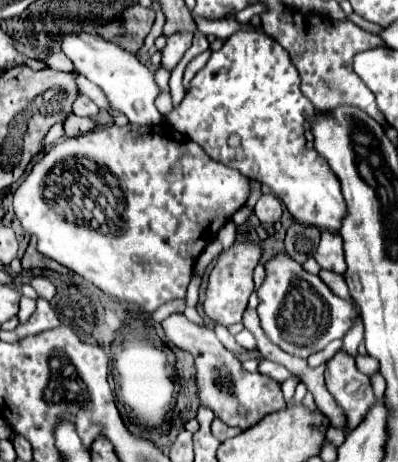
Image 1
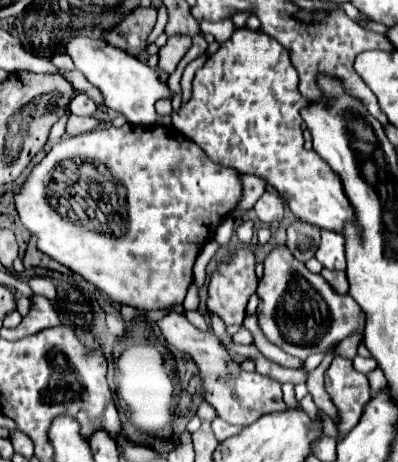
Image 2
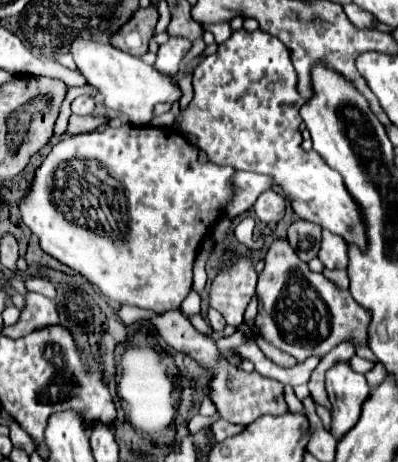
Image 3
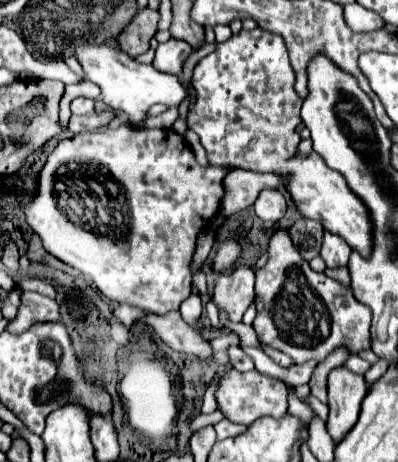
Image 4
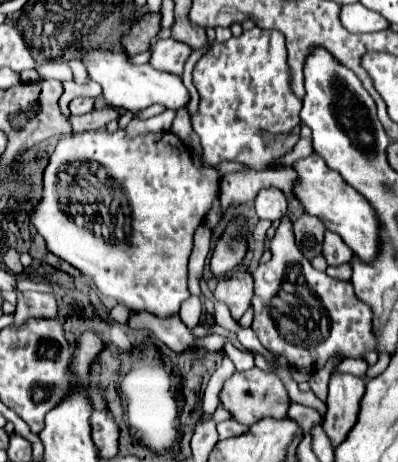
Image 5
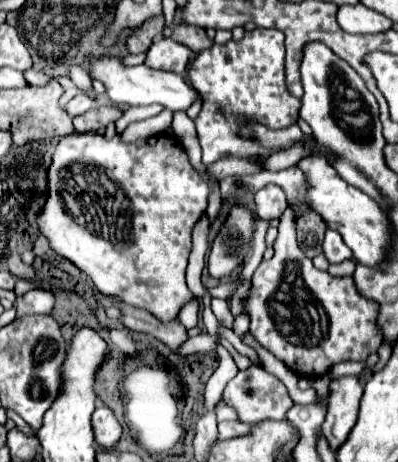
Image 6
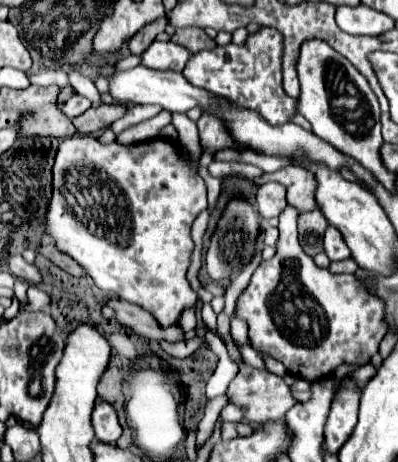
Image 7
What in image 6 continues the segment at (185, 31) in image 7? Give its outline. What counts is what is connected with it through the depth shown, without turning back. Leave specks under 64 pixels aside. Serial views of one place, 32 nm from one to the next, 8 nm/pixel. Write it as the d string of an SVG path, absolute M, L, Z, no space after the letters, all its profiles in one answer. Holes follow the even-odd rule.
M176 26L172 36L174 42L180 42L184 46L188 46L192 52L200 52L204 48L212 48L212 40L206 36L206 32L202 28L196 26Z

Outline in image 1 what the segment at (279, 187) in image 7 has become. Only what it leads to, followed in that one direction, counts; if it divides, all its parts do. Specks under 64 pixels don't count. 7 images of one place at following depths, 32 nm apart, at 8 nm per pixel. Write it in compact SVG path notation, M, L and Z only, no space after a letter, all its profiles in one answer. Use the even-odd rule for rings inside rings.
M264 194L256 206L254 206L254 212L258 216L260 222L268 224L268 222L278 222L282 218L282 202L278 196L274 194Z

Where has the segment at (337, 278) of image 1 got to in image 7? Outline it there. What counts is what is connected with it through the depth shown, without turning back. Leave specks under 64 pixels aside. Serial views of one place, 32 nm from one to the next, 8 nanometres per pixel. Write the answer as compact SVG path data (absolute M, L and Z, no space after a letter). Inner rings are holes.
M346 258L346 260L338 260L338 262L330 262L330 272L336 272L336 274L354 274L358 270L358 264L352 260L352 258Z

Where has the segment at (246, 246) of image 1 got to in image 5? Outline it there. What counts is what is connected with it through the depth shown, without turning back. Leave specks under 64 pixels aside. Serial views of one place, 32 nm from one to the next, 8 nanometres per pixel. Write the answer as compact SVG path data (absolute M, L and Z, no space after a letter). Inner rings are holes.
M238 270L228 278L220 278L212 294L216 300L226 302L232 312L232 318L238 320L248 310L252 298L252 276L246 274L244 270Z

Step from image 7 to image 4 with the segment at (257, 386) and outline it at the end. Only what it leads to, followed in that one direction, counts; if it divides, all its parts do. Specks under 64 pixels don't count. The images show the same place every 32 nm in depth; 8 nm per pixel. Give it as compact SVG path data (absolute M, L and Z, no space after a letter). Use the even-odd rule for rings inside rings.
M258 370L228 374L224 380L220 380L216 400L218 400L218 408L224 412L228 420L246 424L246 426L250 426L262 416L272 416L272 418L286 416L286 410L288 410L288 390L284 382L268 374L260 374Z

